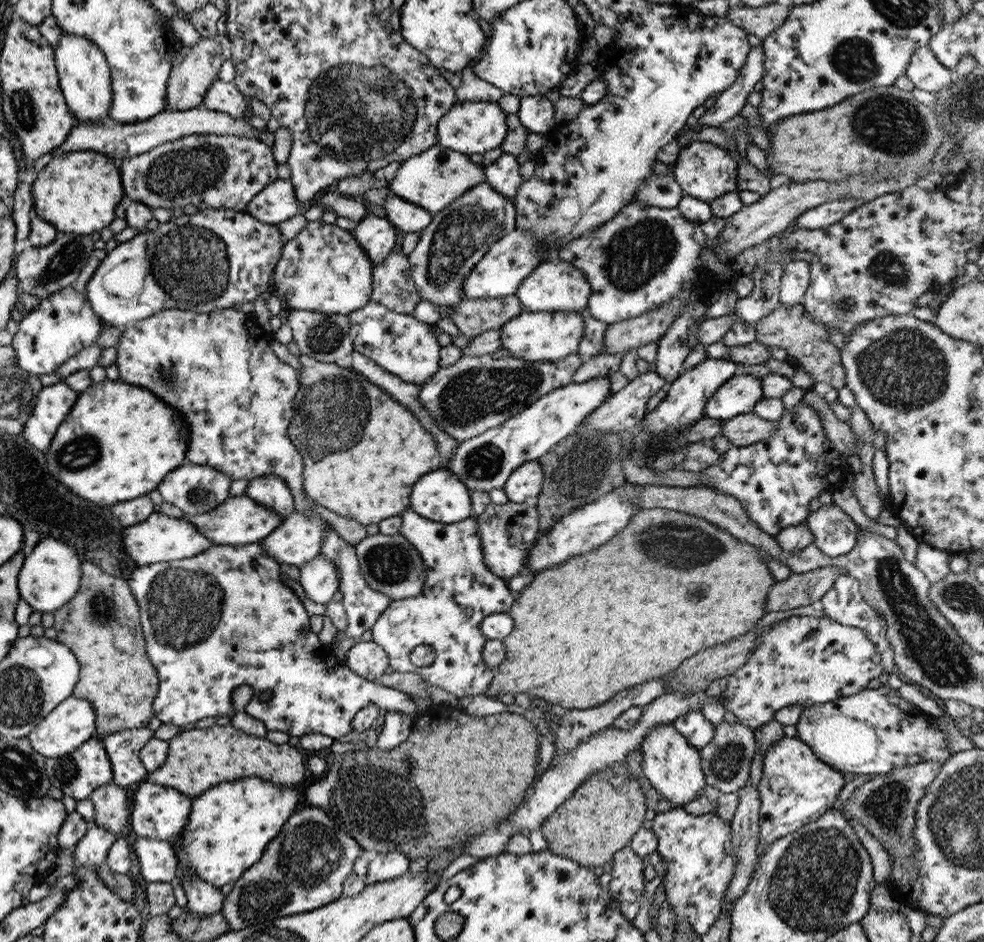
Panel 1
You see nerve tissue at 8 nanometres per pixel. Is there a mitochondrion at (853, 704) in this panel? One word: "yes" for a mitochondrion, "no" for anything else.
no

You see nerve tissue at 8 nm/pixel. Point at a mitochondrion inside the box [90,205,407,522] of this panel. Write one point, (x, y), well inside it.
(326, 429)

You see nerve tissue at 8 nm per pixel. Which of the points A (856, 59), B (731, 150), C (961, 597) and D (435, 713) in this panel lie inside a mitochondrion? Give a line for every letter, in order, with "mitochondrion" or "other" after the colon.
A: mitochondrion
B: other
C: mitochondrion
D: other

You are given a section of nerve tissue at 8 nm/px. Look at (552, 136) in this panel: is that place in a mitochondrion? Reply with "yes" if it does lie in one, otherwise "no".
no

